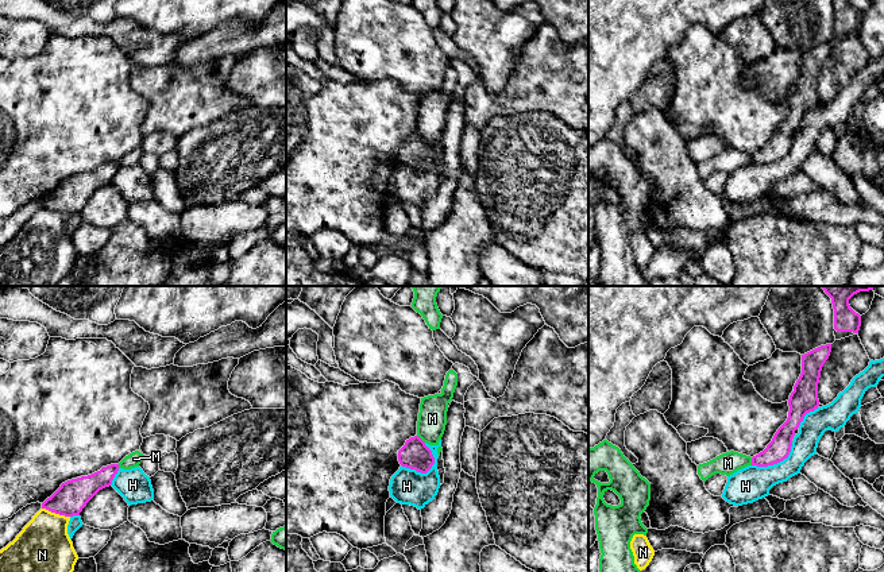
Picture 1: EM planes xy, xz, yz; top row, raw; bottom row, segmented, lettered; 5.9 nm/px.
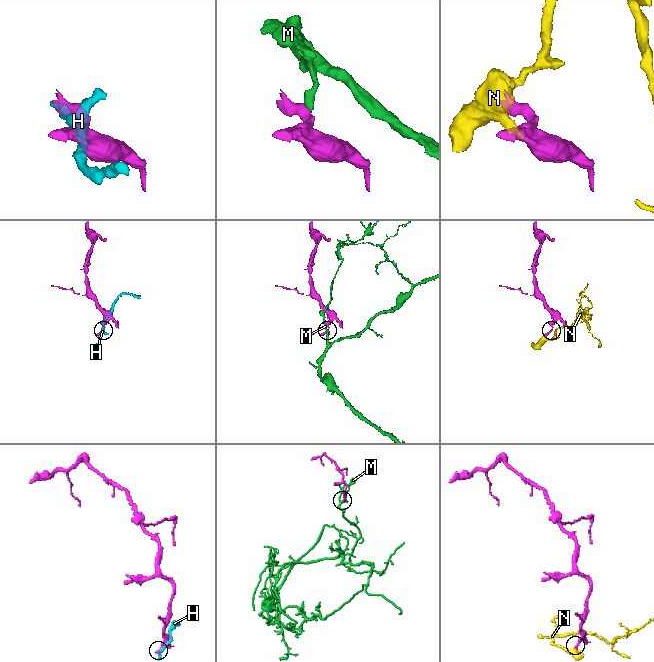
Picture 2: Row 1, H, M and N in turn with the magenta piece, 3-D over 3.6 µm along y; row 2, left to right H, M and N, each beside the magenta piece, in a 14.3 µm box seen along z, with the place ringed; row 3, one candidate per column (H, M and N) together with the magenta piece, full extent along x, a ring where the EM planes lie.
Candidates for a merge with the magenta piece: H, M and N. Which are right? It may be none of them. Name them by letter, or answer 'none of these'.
none of these

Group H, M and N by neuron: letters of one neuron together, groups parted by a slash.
H / M / N

